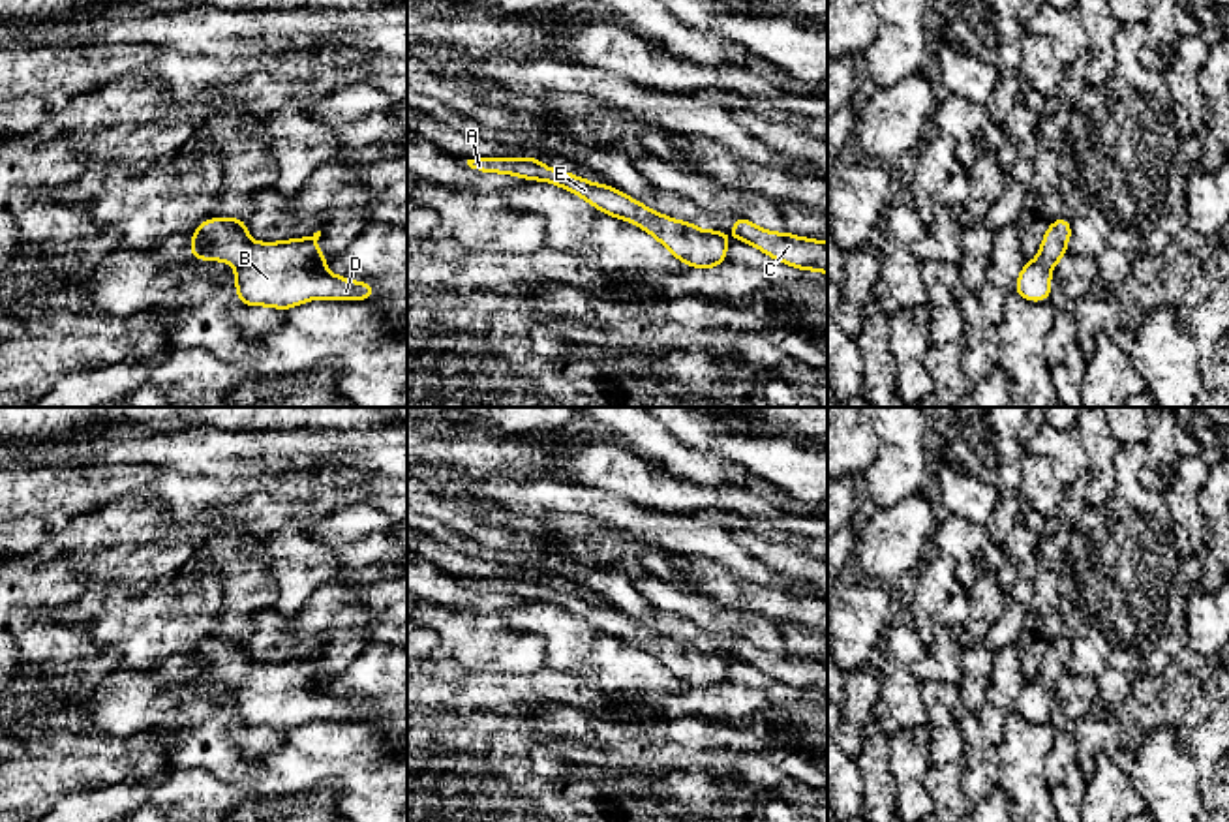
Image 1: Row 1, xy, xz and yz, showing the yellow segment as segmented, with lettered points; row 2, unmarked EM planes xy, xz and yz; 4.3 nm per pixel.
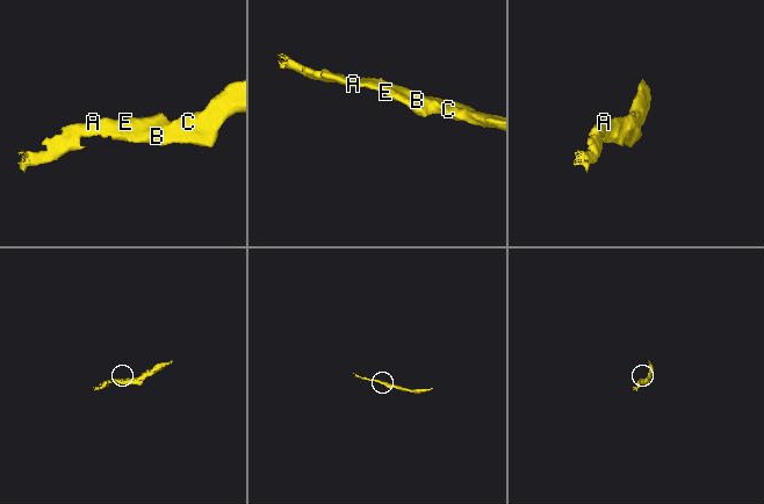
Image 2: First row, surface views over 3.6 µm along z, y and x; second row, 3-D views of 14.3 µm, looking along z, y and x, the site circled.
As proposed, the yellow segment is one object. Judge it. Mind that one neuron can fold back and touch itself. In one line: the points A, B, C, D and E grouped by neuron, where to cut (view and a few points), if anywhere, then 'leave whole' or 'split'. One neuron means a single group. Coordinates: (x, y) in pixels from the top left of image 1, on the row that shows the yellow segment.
groups A B C D E; cut none; leave whole

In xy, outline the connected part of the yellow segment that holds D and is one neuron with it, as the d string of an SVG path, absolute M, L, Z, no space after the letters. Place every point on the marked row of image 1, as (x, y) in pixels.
M203 220L188 253L235 265L235 285L244 306L289 310L315 298L366 300L375 295L370 282L347 282L323 270L332 257L317 251L321 231L285 242L251 242L248 235L244 220Z

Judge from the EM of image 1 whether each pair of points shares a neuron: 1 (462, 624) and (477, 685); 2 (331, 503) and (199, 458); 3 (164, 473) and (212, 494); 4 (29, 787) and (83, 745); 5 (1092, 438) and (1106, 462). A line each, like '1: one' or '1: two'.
1: two
2: two
3: one
4: one
5: one

